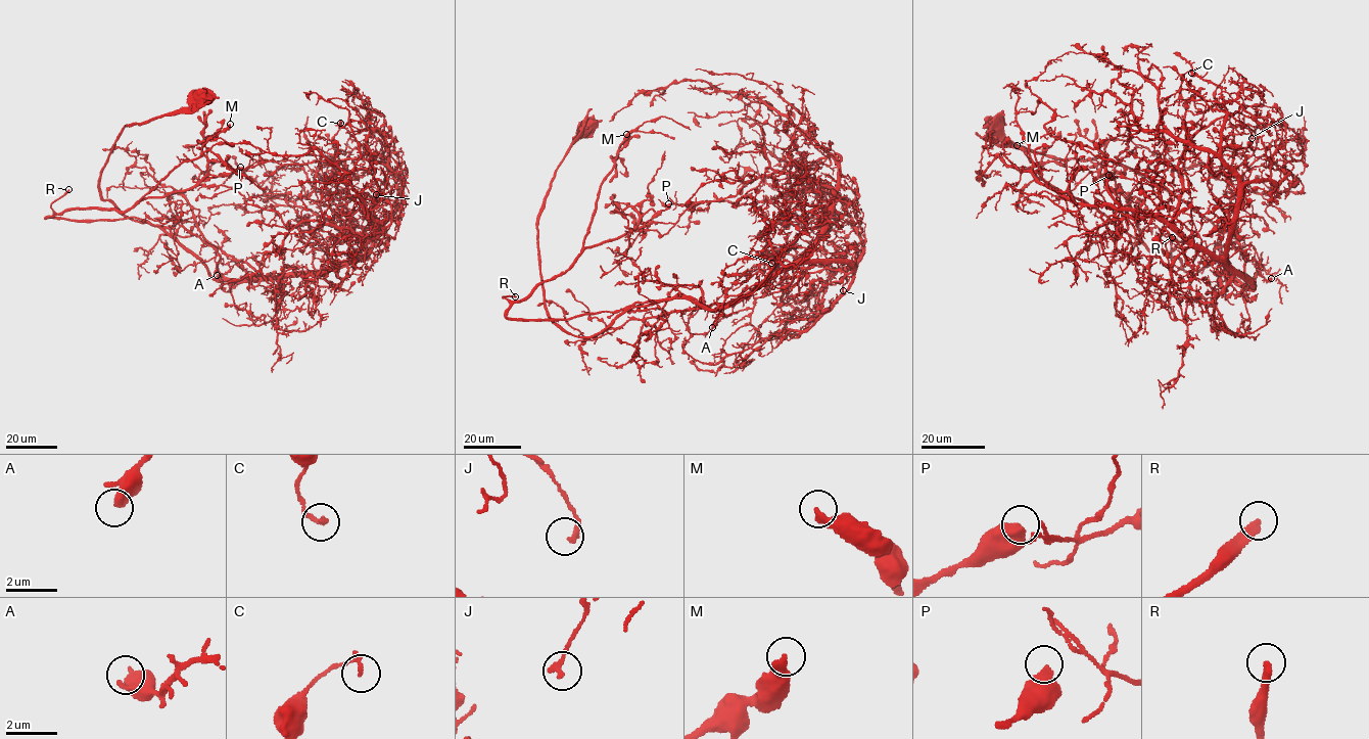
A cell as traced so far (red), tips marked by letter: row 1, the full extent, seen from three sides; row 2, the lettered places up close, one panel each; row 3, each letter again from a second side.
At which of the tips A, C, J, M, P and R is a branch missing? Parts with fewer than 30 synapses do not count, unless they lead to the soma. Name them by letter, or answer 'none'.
R

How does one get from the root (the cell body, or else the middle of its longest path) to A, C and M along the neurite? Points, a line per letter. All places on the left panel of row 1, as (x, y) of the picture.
A: (202, 97), (123, 128), (97, 186), (125, 215), (191, 250), (213, 277), (256, 273), (235, 260), (217, 275)
C: (202, 97), (123, 128), (97, 186), (215, 278), (330, 270), (372, 237), (340, 172), (340, 123)
M: (202, 97), (123, 128), (100, 176), (104, 199), (155, 225), (46, 218), (127, 211), (230, 124)

